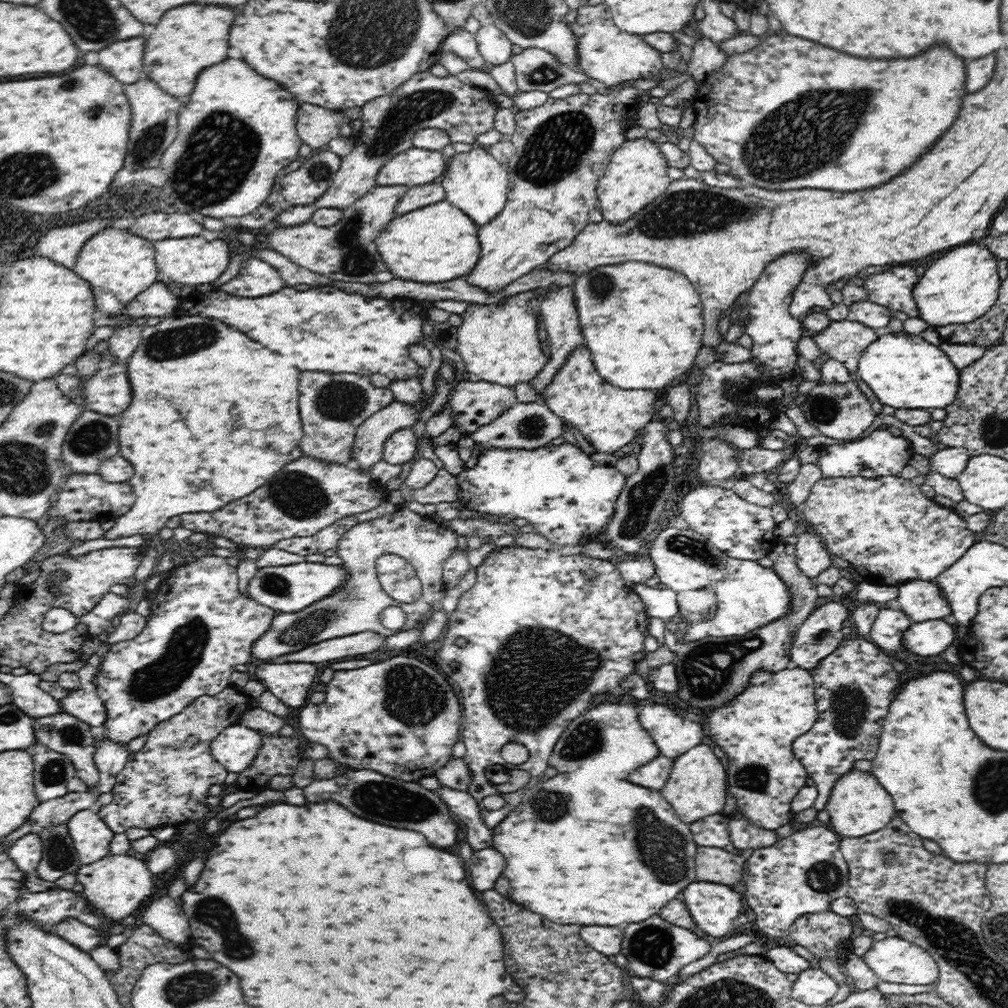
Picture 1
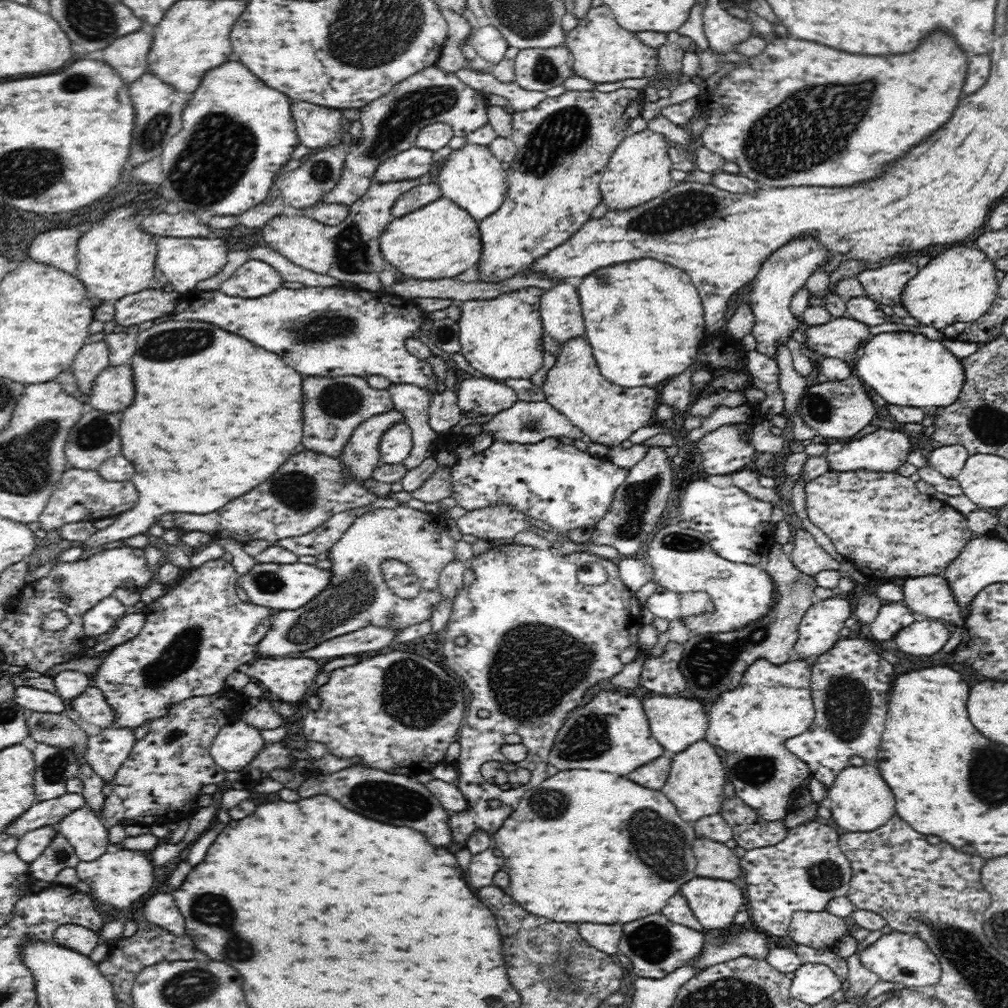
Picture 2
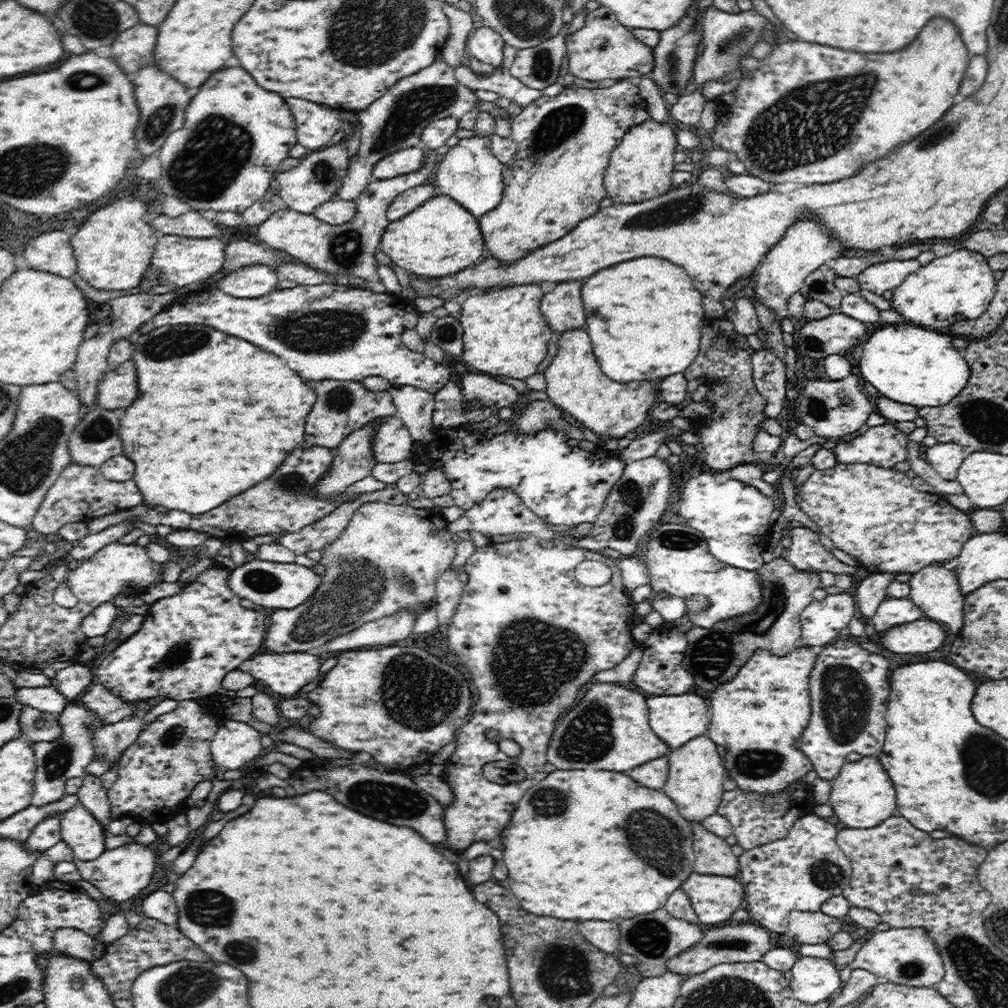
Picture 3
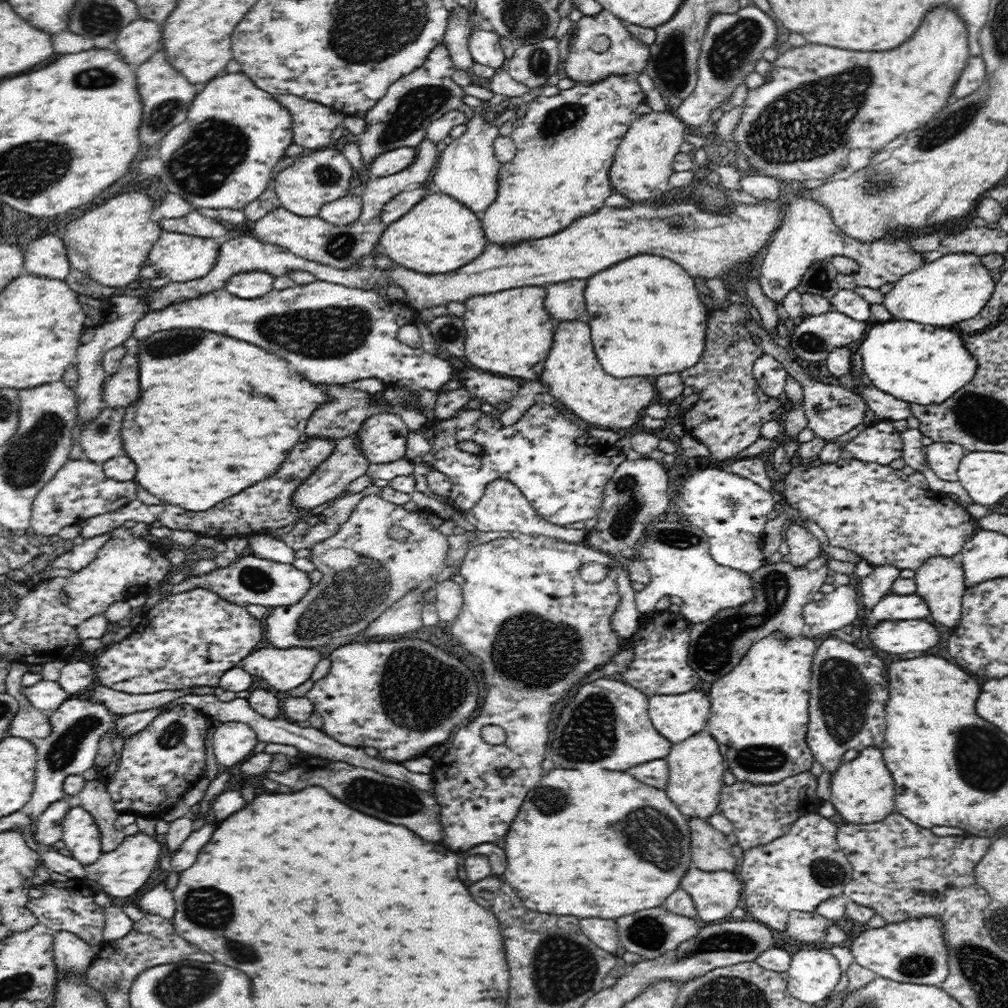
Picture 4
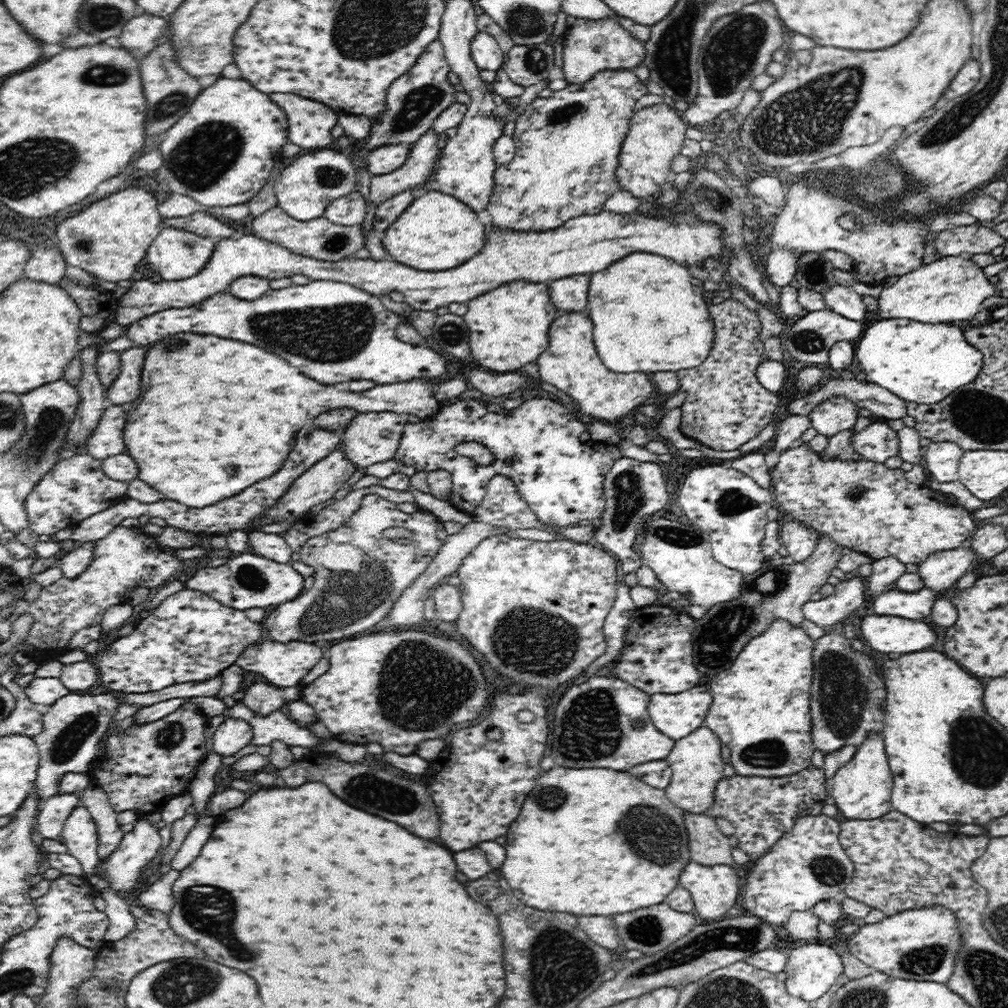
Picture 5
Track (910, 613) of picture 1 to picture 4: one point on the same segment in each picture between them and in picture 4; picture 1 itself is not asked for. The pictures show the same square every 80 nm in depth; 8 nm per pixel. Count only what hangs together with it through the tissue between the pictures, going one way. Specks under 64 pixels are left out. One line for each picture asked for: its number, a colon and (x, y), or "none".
2: (930, 597)
3: (934, 590)
4: (939, 581)

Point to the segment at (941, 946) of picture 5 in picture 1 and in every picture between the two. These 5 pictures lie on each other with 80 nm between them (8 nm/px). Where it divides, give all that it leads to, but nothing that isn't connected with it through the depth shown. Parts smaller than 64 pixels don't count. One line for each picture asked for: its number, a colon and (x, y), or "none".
1: (894, 959)
2: (902, 958)
3: (907, 956)
4: (913, 951)

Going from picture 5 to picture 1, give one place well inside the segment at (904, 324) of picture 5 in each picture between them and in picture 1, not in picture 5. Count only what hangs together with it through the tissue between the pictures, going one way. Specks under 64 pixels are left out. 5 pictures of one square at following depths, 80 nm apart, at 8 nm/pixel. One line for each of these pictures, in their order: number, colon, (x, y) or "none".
1: (906, 372)
2: (907, 369)
3: (908, 364)
4: (919, 364)

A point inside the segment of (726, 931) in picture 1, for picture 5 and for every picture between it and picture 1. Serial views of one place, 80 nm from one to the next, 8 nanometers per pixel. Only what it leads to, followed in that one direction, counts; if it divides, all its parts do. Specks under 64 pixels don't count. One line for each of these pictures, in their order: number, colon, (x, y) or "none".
2: (714, 902)
3: (714, 899)
4: (715, 894)
5: (714, 889)

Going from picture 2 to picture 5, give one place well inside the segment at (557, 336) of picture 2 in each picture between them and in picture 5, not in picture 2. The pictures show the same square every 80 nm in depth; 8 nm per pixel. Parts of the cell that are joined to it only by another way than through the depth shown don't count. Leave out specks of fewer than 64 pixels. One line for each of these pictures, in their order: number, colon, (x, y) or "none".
3: (562, 308)
4: (564, 301)
5: (569, 294)

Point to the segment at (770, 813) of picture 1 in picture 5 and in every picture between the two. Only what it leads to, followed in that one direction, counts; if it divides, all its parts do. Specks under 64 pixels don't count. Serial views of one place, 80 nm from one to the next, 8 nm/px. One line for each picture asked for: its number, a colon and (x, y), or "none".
2: (751, 724)
3: (757, 717)
4: (760, 710)
5: (760, 709)

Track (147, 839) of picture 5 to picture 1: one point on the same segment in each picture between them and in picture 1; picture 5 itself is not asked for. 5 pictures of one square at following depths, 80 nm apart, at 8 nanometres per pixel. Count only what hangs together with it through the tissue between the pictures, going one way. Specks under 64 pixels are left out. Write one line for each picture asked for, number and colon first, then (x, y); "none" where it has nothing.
1: (116, 885)
2: (119, 878)
3: (120, 874)
4: (121, 872)

